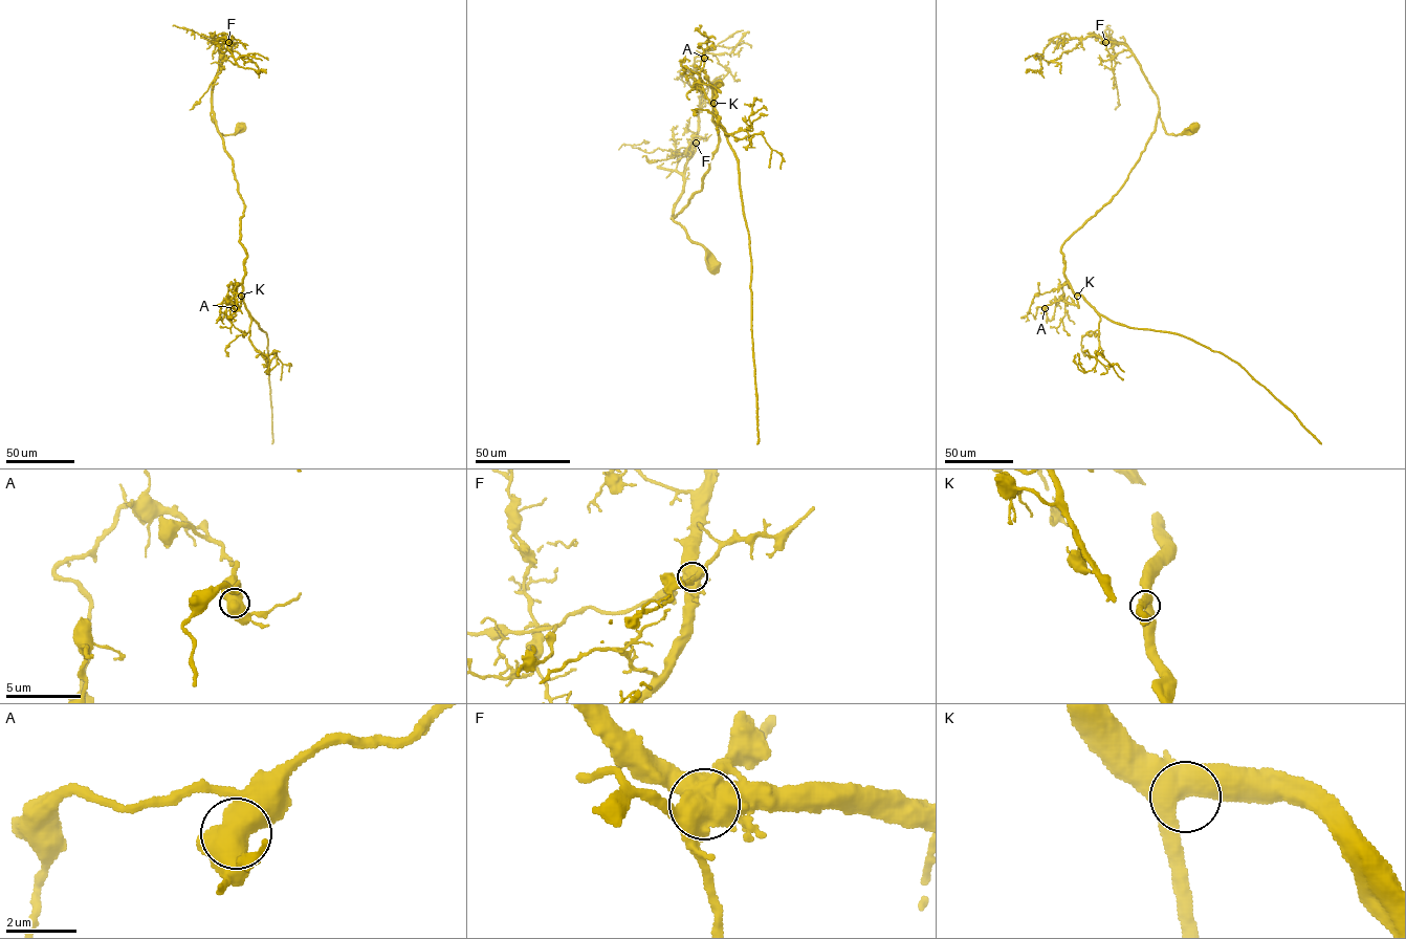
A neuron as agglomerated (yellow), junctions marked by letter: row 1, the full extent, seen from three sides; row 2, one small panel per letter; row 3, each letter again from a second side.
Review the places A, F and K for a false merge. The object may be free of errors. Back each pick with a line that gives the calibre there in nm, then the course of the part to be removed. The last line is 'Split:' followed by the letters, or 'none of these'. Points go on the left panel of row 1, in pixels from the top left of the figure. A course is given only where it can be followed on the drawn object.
F: 800 nm thick; foreign part runs (227, 42), (182, 27), (191, 30), (194, 39)
Split: F

